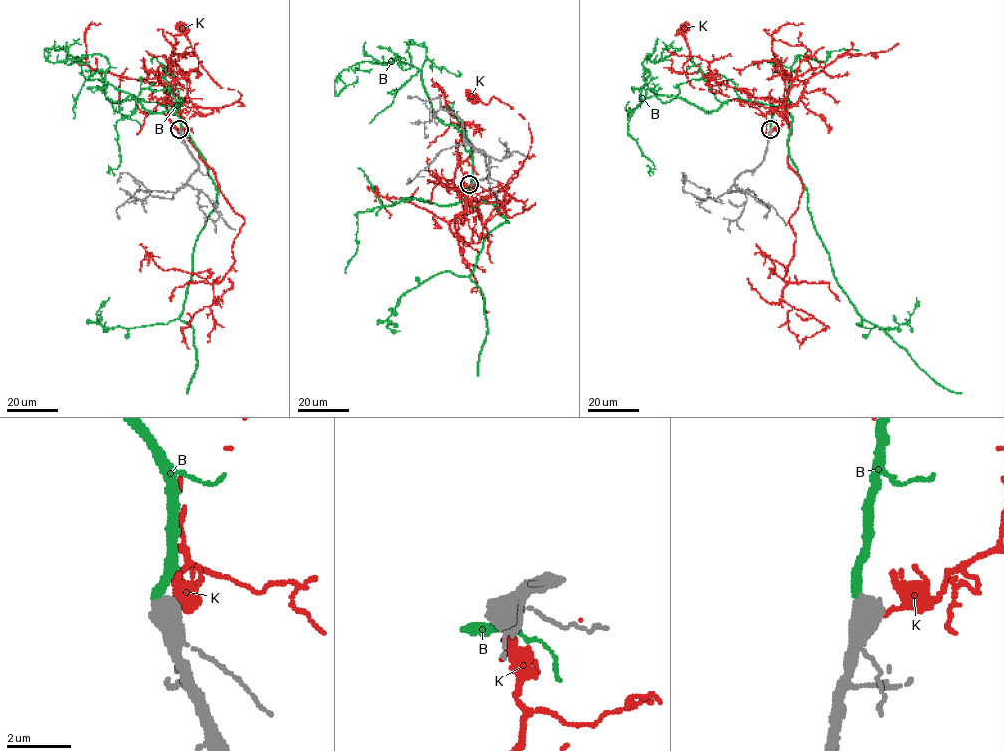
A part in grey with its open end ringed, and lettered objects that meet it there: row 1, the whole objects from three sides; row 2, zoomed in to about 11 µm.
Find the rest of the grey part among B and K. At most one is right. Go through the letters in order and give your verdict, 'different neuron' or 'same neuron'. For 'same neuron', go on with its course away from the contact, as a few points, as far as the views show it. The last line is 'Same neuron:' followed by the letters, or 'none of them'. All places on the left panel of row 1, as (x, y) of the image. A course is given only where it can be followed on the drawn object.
B: same neuron; course (179, 130), (176, 107), (217, 190), (195, 243), (182, 313), (166, 324), (105, 328), (97, 311), (110, 297)
K: different neuron
Same neuron: B

